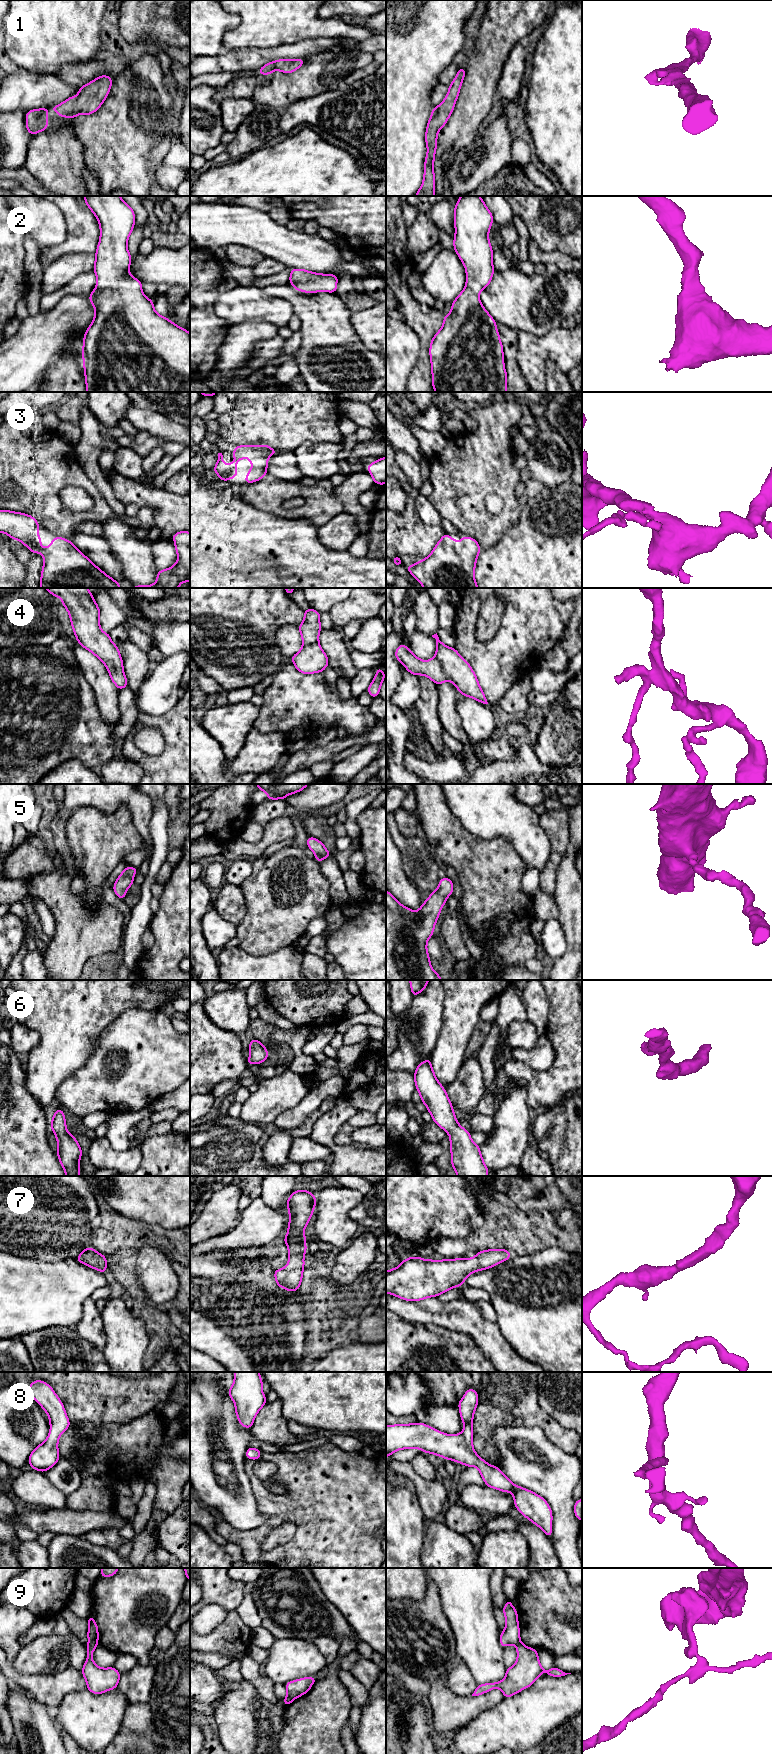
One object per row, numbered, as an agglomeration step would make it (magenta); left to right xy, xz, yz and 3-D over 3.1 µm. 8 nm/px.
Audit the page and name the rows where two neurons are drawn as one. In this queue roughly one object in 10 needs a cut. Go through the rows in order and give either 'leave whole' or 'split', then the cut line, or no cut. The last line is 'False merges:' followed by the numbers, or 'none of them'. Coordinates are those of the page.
1: leave whole; cut none
2: leave whole; cut none
3: leave whole; cut none
4: leave whole; cut none
5: leave whole; cut none
6: leave whole; cut none
7: leave whole; cut none
8: leave whole; cut none
9: split; cut xy (89, 1642), (96, 1646)
False merges: 9

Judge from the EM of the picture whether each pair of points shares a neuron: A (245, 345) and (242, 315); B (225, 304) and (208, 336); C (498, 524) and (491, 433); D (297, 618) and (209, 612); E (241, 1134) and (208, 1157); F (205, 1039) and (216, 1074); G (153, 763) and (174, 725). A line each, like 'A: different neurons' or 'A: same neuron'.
A: different neurons
B: different neurons
C: same neuron
D: same neuron
E: same neuron
F: same neuron
G: same neuron

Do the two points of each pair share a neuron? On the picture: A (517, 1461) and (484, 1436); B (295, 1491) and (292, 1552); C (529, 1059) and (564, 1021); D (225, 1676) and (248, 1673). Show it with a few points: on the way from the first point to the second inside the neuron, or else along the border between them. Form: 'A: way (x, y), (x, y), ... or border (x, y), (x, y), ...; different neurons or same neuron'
A: border (493, 1442), (497, 1448), (498, 1466); different neurons
B: way (302, 1506), (302, 1537); same neuron
C: border (545, 1034), (551, 1043), (554, 1061); different neurons
D: border (247, 1653), (239, 1657), (240, 1672), (244, 1678); different neurons

